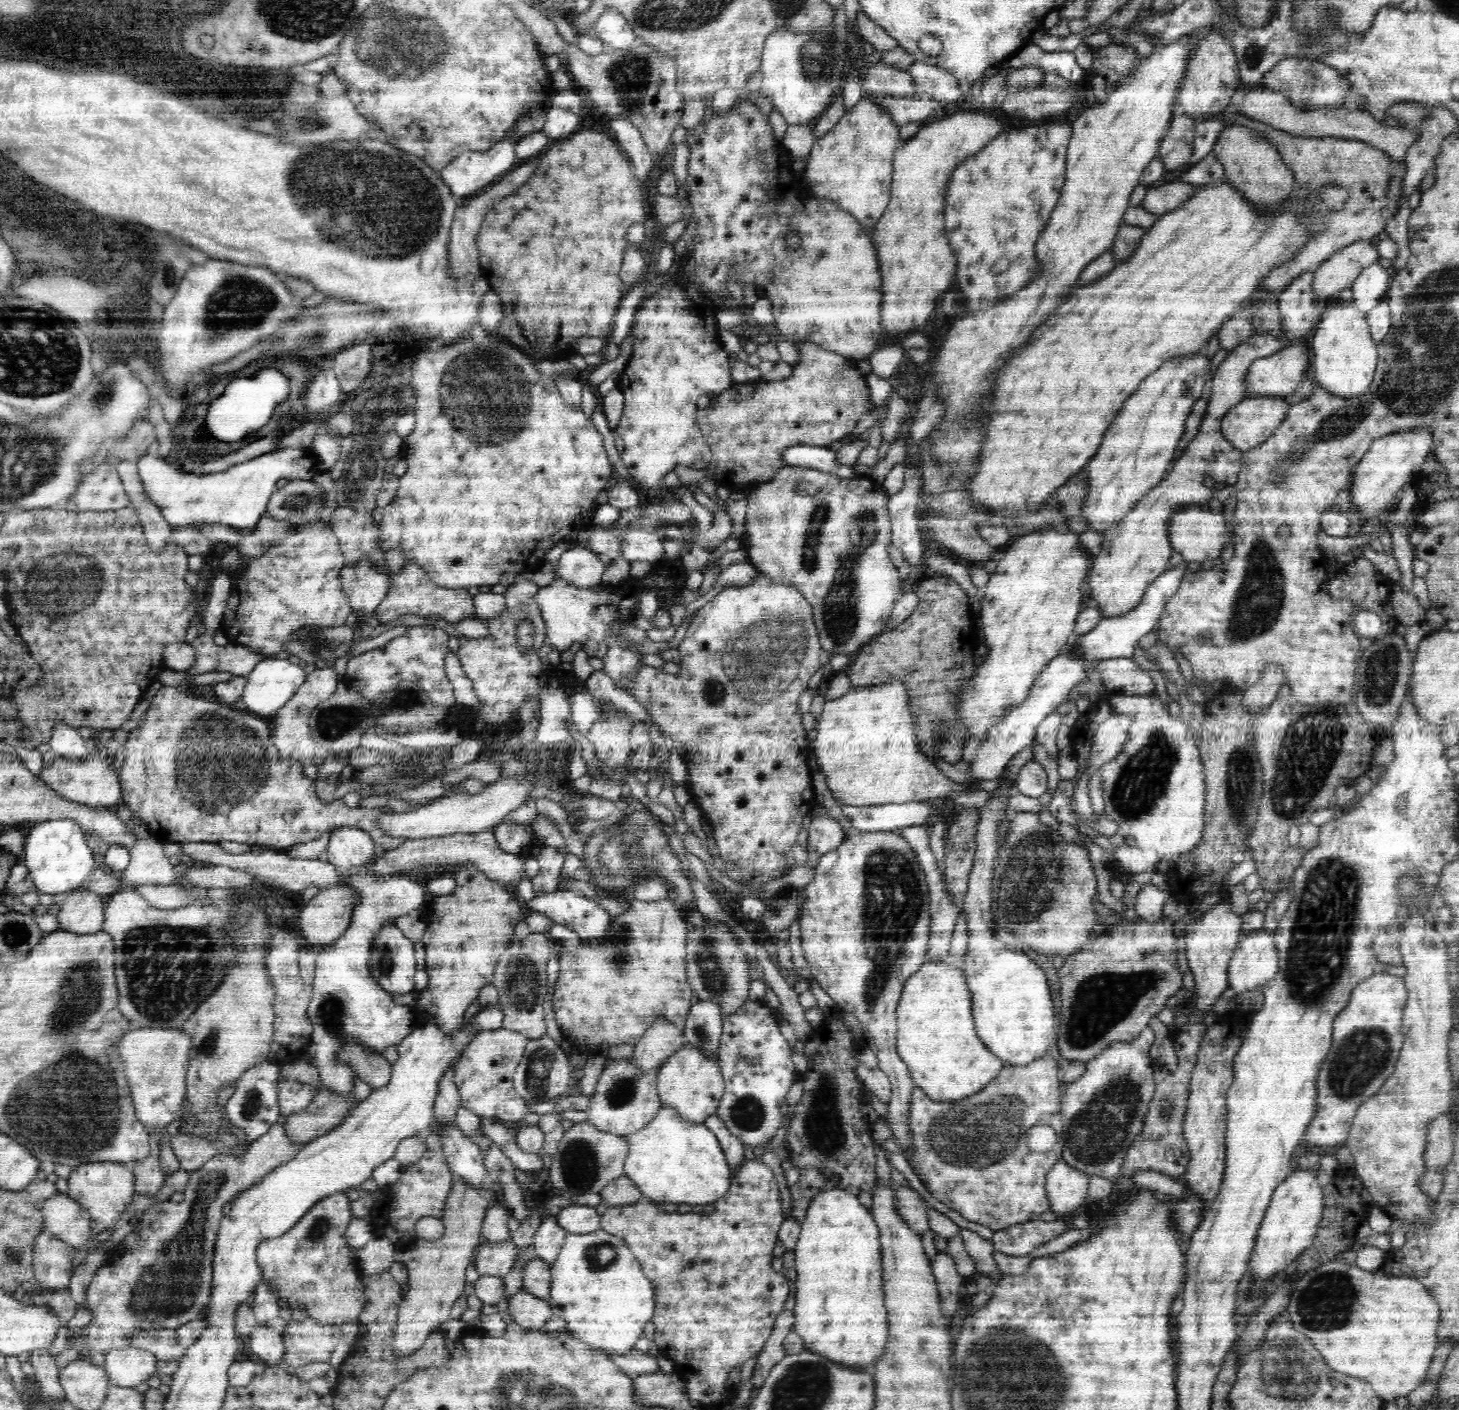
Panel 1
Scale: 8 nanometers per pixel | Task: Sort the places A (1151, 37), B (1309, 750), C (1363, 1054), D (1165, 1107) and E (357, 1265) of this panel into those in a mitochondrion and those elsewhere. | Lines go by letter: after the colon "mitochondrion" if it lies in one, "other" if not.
A: other
B: mitochondrion
C: mitochondrion
D: mitochondrion
E: other

